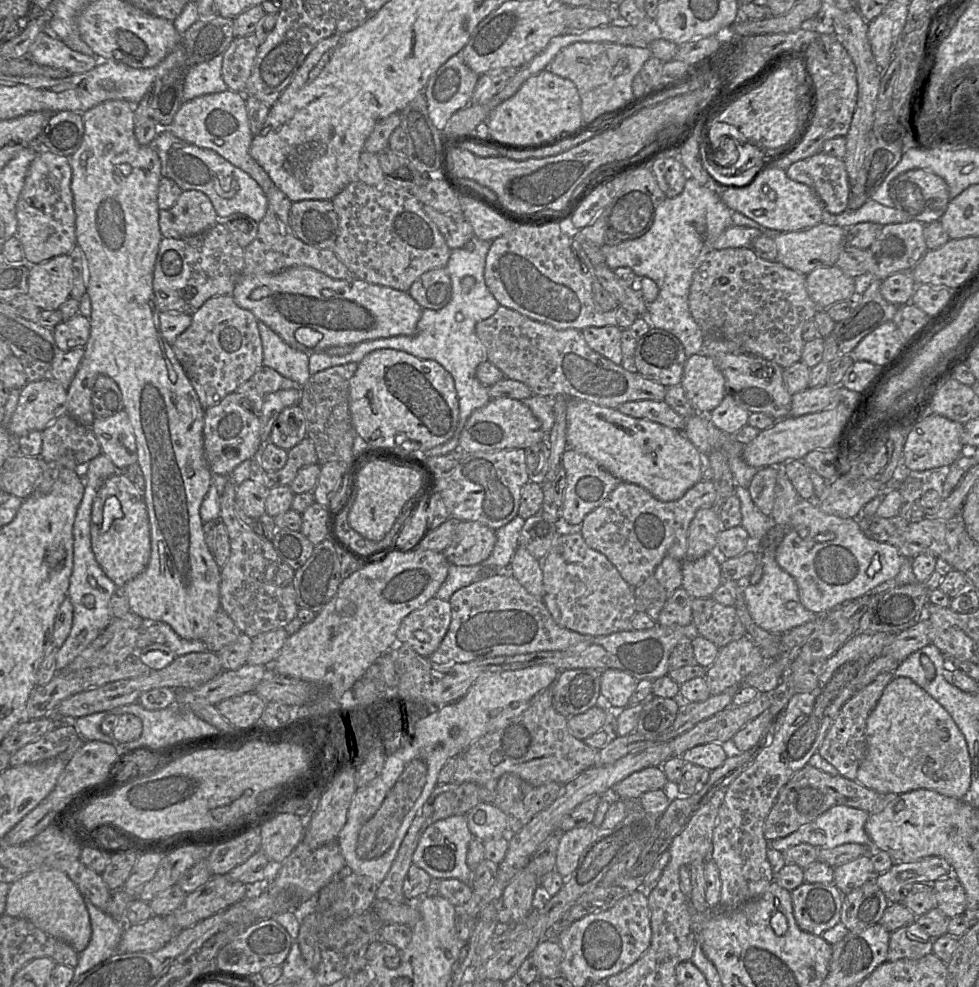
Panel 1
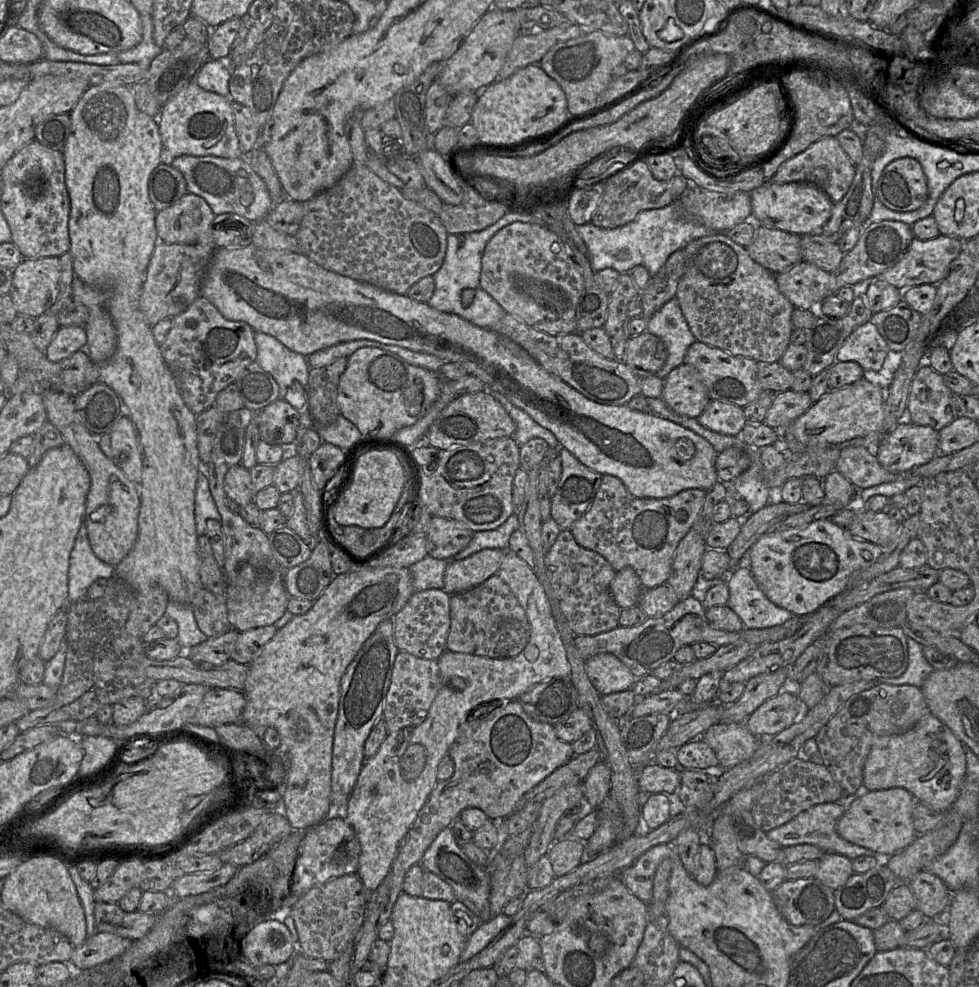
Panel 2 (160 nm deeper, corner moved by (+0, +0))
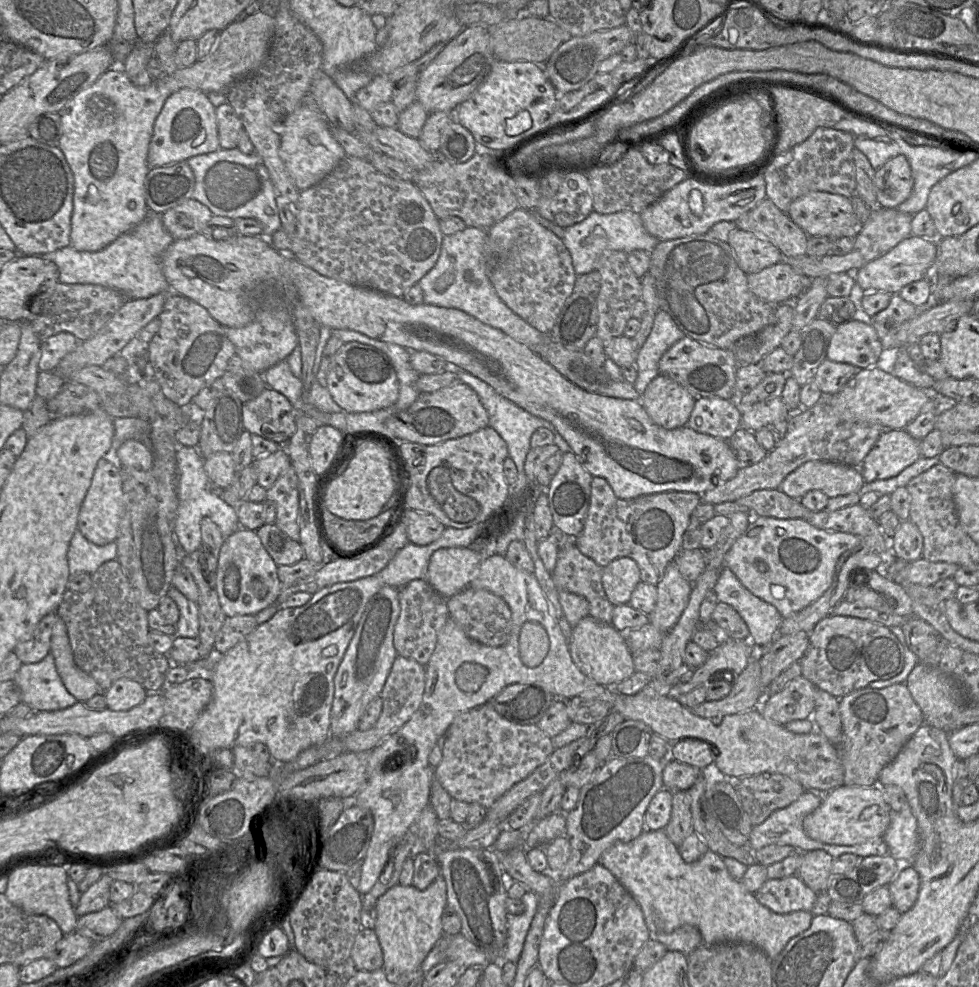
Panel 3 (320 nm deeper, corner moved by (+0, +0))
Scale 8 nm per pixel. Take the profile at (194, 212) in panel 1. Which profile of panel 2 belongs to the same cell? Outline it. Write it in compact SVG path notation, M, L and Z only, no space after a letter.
M188 192L173 205L156 213L158 239L168 244L208 243L212 241L211 226L215 216L202 197Z

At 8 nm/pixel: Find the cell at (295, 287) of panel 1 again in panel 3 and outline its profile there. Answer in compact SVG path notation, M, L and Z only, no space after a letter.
M200 233L187 239L173 240L163 256L163 275L172 294L181 295L203 306L224 327L239 328L251 323L255 317L254 292L260 286L271 283L279 288L290 308L293 298L298 299L321 326L327 326L333 331L353 330L373 339L400 345L409 351L426 351L437 355L448 364L456 365L483 380L498 394L530 414L550 422L569 444L584 469L593 477L606 479L620 499L670 491L701 495L733 478L739 470L736 456L727 440L696 432L688 426L665 429L652 421L639 400L608 397L581 389L526 345L462 310L426 303L411 305L402 297L326 277L295 257L280 252L264 236L237 236L216 241Z

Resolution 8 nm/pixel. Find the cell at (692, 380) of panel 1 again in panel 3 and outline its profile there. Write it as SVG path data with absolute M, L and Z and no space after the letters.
M659 374L648 384L639 401L655 424L675 429L686 426L695 400L686 388Z

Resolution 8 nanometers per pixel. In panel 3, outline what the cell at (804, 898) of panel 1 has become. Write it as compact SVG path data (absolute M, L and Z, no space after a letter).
M793 875L768 879L754 895L759 903L771 911L787 914L799 910L811 912L818 894L798 875Z

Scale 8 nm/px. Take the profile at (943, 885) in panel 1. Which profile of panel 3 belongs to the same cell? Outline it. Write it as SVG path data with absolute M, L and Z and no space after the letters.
M912 866L904 868L887 887L890 890L893 907L903 914L913 907L918 898L919 874Z

